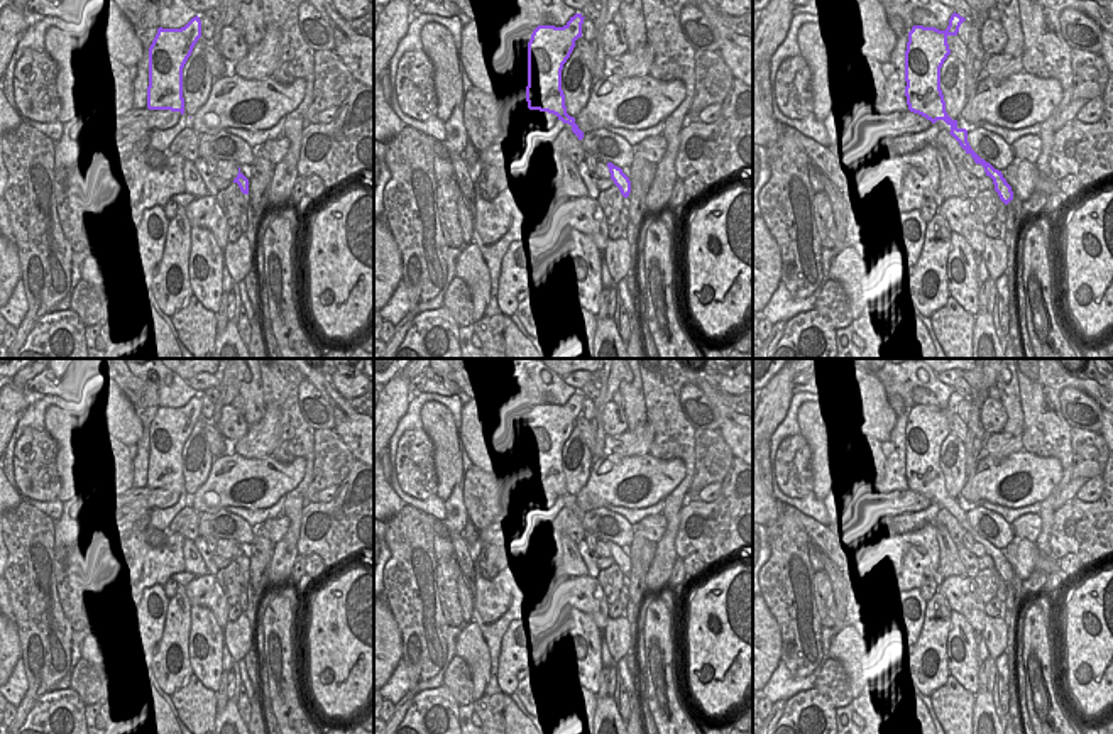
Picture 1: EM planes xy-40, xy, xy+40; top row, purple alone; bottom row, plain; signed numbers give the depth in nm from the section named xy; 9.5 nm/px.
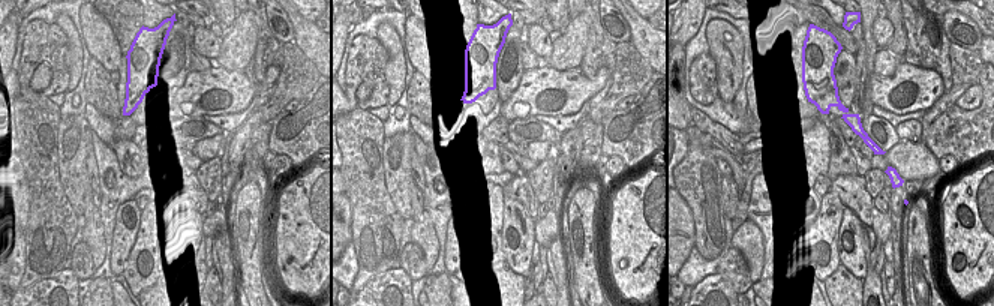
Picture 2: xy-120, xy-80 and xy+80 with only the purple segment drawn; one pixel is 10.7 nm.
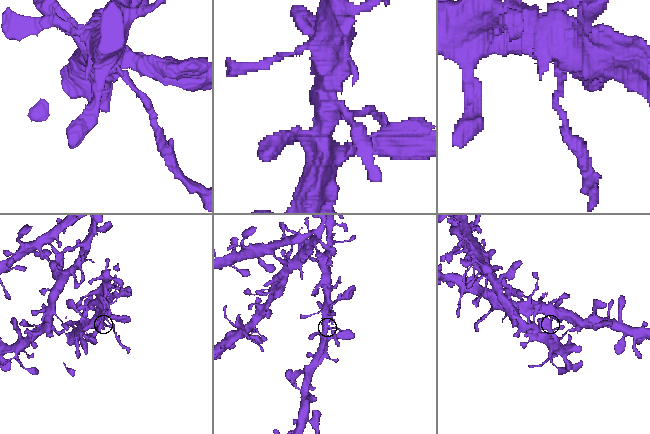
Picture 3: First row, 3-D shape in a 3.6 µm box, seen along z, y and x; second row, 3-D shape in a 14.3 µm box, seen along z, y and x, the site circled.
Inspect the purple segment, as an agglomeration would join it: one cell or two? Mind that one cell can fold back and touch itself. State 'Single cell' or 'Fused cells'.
Fused cells

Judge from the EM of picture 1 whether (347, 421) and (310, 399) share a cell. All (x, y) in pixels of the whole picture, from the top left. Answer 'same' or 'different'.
different

